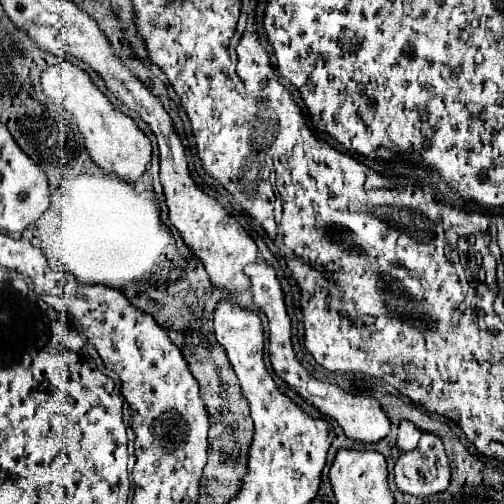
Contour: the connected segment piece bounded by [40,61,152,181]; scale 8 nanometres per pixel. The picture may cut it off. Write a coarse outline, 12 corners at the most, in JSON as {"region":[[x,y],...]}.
{"region":[[44,69],[46,97],[74,117],[90,159],[126,181],[152,145],[86,71]]}

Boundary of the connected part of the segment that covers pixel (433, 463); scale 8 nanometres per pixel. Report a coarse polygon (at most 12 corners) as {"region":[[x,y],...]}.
{"region":[[424,433],[402,453],[394,483],[402,493],[430,497],[450,483],[442,439]]}

